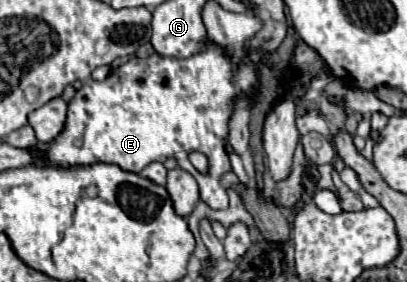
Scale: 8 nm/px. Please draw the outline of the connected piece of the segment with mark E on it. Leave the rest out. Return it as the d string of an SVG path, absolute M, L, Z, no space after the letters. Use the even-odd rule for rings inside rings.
M207 38L205 50L189 56L189 58L175 58L163 60L163 56L147 56L137 58L131 56L125 64L117 70L111 70L107 80L95 82L85 80L83 88L77 90L75 98L67 110L67 124L65 130L51 142L51 144L37 144L37 148L47 148L51 152L51 160L47 164L57 166L87 166L95 162L117 164L127 172L139 174L151 162L165 162L167 158L177 158L179 166L187 170L199 184L201 200L211 208L227 208L229 198L227 190L221 184L221 176L231 172L229 154L225 150L229 138L229 118L233 114L233 100L247 96L251 98L253 88L257 86L257 66L267 56L263 48L249 48L245 44L245 56L239 62L231 60L231 54L213 40ZM189 152L201 152L209 158L209 174L199 174L193 164L189 162Z

